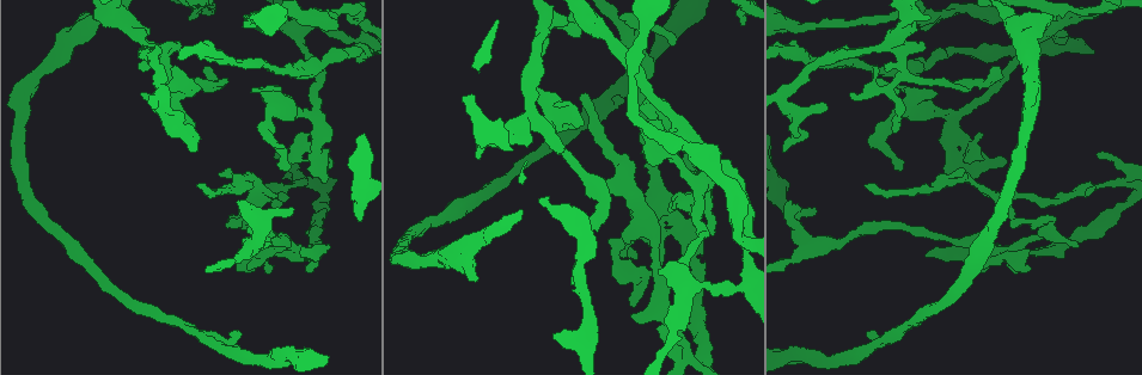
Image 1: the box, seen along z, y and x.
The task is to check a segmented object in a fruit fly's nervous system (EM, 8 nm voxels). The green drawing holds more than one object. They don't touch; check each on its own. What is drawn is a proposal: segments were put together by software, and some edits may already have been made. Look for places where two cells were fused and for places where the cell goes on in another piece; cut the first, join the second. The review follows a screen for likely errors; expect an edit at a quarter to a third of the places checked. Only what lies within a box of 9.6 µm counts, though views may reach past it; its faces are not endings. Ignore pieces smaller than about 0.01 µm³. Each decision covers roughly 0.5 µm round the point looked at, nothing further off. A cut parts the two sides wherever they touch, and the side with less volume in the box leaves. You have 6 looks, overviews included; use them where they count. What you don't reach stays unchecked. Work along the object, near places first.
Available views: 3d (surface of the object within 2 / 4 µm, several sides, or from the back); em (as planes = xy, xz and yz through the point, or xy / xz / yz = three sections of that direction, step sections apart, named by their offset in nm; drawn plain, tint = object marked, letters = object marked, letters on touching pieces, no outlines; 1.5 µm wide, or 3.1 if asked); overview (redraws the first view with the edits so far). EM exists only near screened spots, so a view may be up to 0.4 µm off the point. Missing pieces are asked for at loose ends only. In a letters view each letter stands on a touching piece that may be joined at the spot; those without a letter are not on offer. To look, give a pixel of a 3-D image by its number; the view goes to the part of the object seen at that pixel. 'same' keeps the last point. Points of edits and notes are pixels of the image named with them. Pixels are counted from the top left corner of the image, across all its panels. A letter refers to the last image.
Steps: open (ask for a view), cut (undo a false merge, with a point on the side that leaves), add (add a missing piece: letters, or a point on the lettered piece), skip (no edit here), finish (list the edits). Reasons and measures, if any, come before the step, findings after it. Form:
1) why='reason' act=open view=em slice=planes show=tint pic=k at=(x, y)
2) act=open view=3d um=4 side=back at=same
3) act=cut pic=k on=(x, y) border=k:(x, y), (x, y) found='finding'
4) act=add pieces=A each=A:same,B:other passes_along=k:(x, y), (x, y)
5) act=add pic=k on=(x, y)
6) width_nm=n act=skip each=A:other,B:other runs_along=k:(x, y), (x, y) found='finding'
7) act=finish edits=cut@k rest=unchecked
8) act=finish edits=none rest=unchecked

why='abrupt turn' act=open view=3d um=4 side=back pic=1 at=(745, 288)

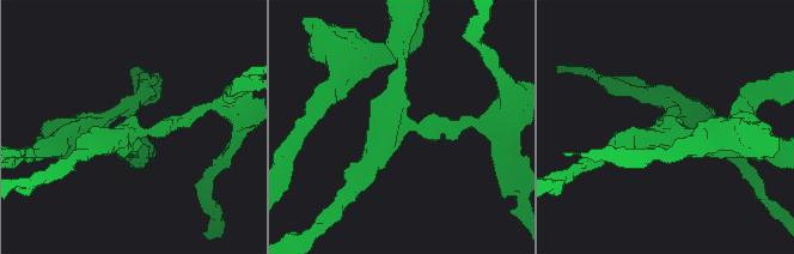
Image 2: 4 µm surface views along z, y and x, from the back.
arms=3 arm_widths_nm=200,240,280 act=open view=em slice=planes show=plain pic=2 at=(132, 133)

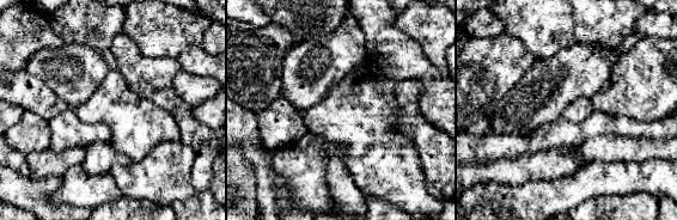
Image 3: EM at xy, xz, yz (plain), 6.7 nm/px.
act=open view=em slice=planes show=letters at=same

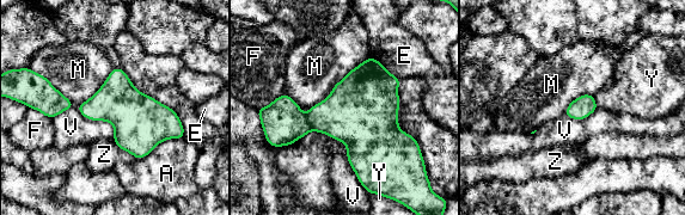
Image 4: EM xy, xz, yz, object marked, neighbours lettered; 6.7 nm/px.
act=cut pic=4 on=(344, 115) each=A:other,E:other,F:other,M:other,V:other,Y:other,Z:other found='a second cell is stuck on'

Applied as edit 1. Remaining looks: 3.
why='free end' act=open view=3d um=4 pic=1 at=(894, 132)

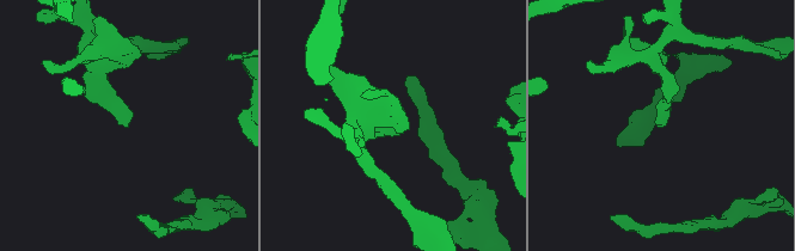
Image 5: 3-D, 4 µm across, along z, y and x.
act=open view=em slice=xz step=4 show=letters pic=5 at=(127, 127)

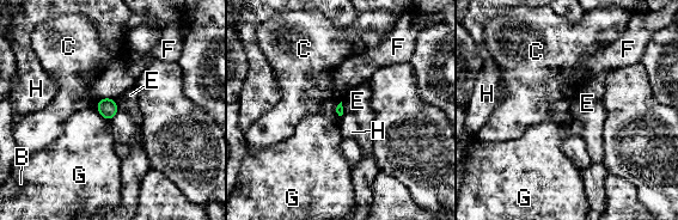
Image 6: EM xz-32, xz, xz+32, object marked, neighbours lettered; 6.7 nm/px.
act=open view=em slice=planes show=letters at=same

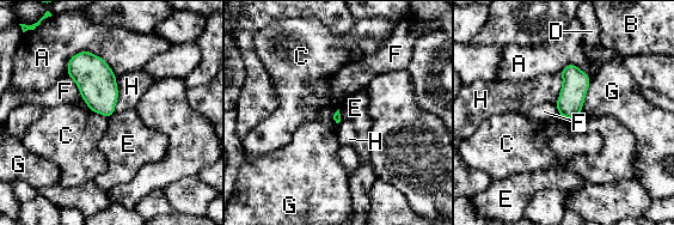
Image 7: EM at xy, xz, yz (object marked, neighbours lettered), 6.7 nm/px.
longest_contact=A:340nm act=skip each=A:other,B:other,C:other,D:other,E:other,F:other,G:other,H:other found='none of them fits'

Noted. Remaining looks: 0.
act=finish edits=cut@4 rest=unchecked

